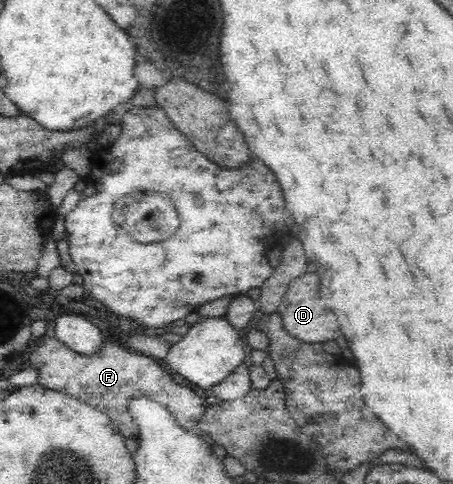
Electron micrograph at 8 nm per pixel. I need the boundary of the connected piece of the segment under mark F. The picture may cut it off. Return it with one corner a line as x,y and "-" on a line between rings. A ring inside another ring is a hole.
46,338
36,346
36,350
30,352
28,364
30,368
36,368
40,372
40,385
75,396
83,403
106,413
124,439
139,440
137,423
131,418
127,408
129,402
138,396
158,401
162,407
168,409
170,415
174,415
180,427
192,432
208,406
205,398
196,395
193,389
176,383
172,375
166,373
153,357
131,353
110,342
95,355
82,356
70,350
60,340

